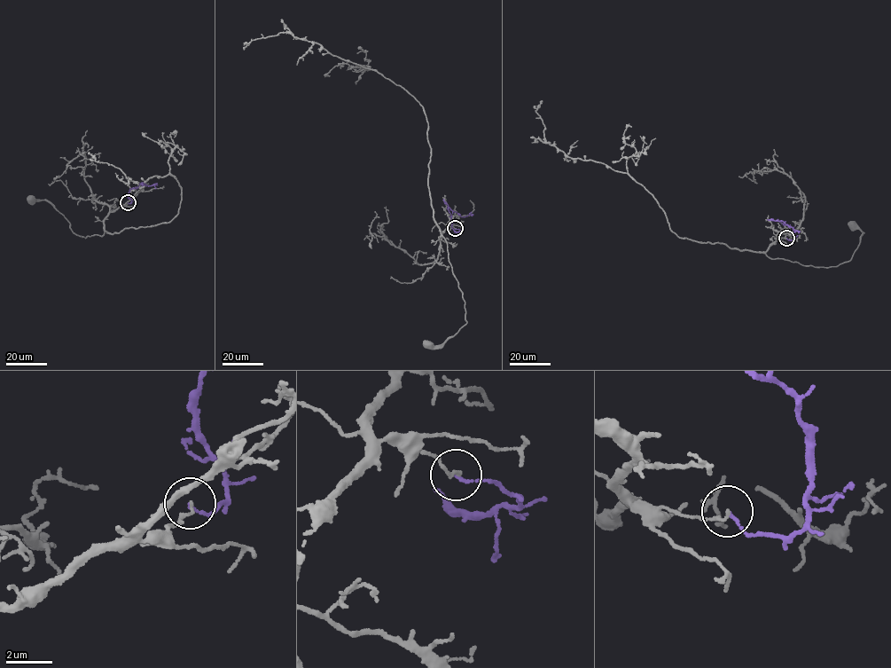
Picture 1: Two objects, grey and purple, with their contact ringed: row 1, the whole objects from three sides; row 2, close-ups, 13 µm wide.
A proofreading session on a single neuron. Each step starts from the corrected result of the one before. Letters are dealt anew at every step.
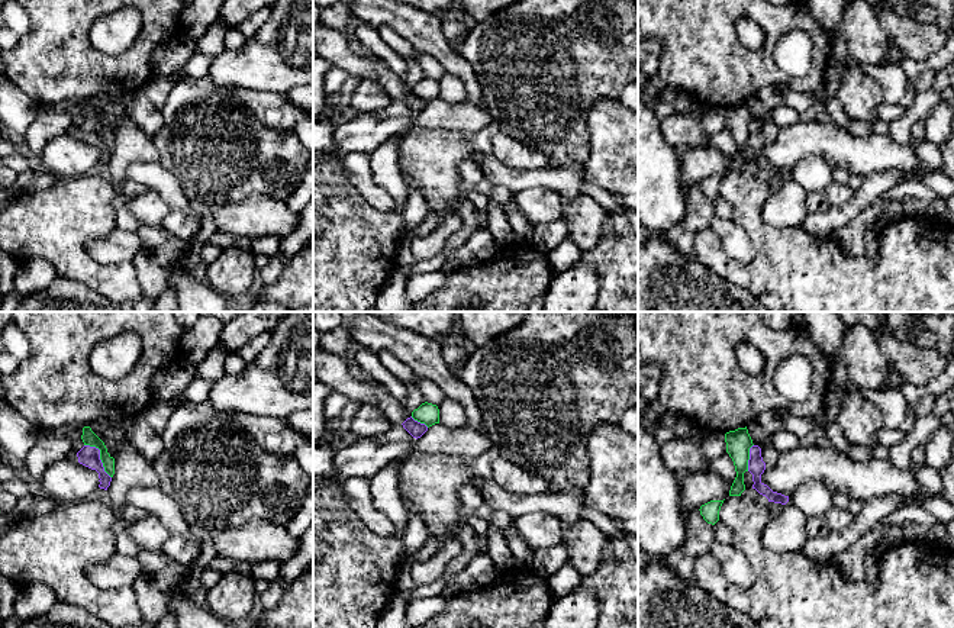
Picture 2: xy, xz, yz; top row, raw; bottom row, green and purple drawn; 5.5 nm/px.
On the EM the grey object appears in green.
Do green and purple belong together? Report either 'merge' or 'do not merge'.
do not merge

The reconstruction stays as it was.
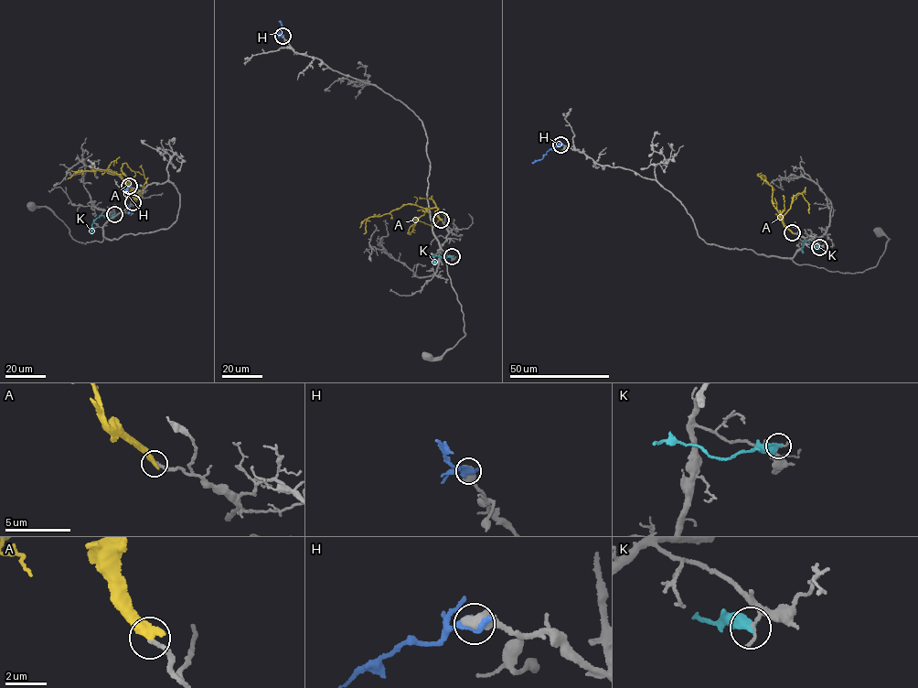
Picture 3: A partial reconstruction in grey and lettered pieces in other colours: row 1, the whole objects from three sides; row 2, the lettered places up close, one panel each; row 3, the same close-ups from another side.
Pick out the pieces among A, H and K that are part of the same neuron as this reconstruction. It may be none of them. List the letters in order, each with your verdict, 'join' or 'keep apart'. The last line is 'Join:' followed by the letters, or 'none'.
A: keep apart
H: keep apart
K: keep apart
Join: none

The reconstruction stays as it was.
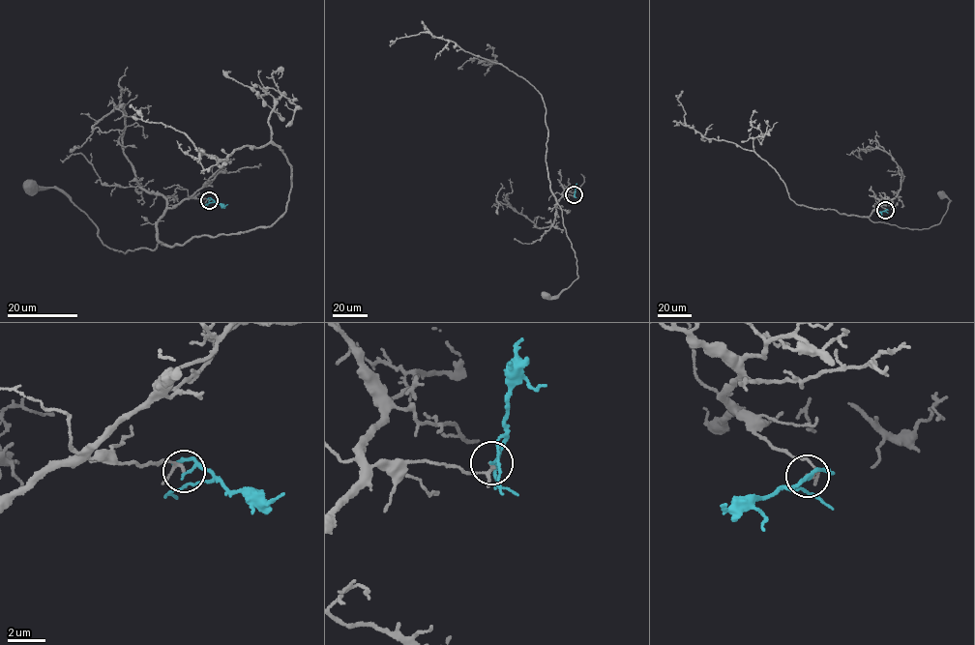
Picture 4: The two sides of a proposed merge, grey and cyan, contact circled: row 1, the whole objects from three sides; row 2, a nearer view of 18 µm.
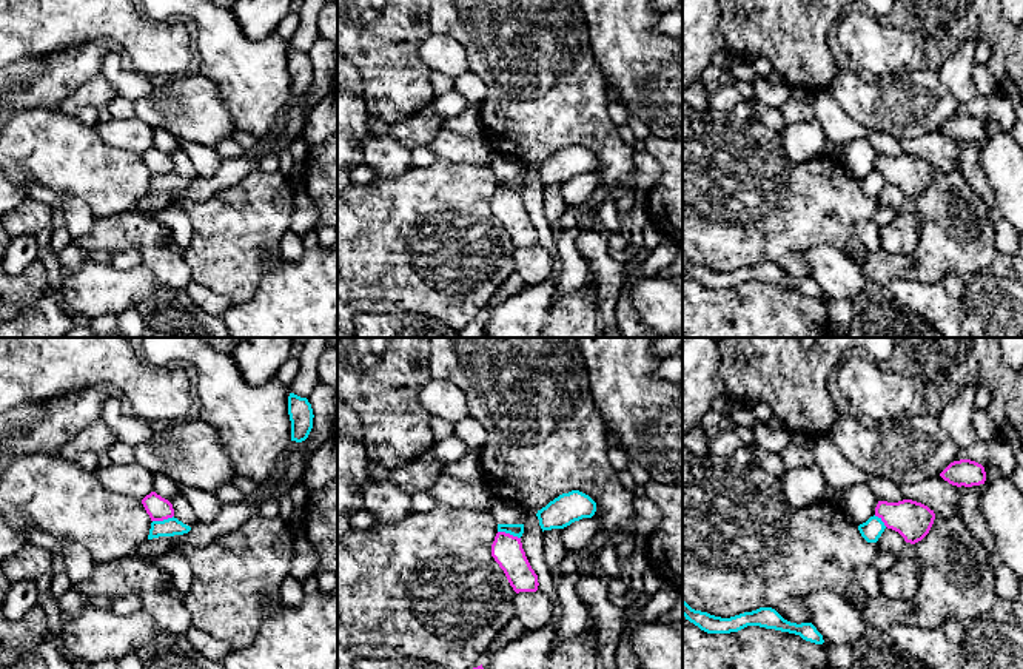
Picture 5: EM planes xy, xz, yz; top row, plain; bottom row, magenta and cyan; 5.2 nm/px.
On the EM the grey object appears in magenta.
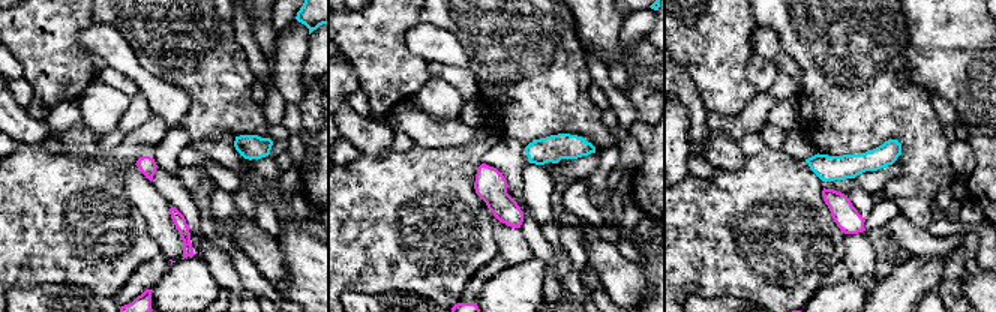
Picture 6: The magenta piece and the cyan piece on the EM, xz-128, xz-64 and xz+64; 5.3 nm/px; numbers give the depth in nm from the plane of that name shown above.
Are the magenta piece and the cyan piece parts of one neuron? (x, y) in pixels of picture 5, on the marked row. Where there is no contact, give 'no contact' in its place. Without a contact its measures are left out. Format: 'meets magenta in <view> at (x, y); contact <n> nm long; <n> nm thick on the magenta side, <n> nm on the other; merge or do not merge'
meets magenta in xz at (509, 534); contact 130 nm long; 160 nm thick on the magenta side, 60 nm on the other; do not merge

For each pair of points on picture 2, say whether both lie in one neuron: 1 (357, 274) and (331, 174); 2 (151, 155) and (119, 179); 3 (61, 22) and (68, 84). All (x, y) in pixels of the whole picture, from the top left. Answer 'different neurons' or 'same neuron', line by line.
1: same neuron
2: same neuron
3: same neuron

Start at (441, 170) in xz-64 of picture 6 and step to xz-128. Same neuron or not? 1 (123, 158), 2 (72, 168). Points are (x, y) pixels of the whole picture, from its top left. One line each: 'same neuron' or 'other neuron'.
1: same neuron
2: same neuron

